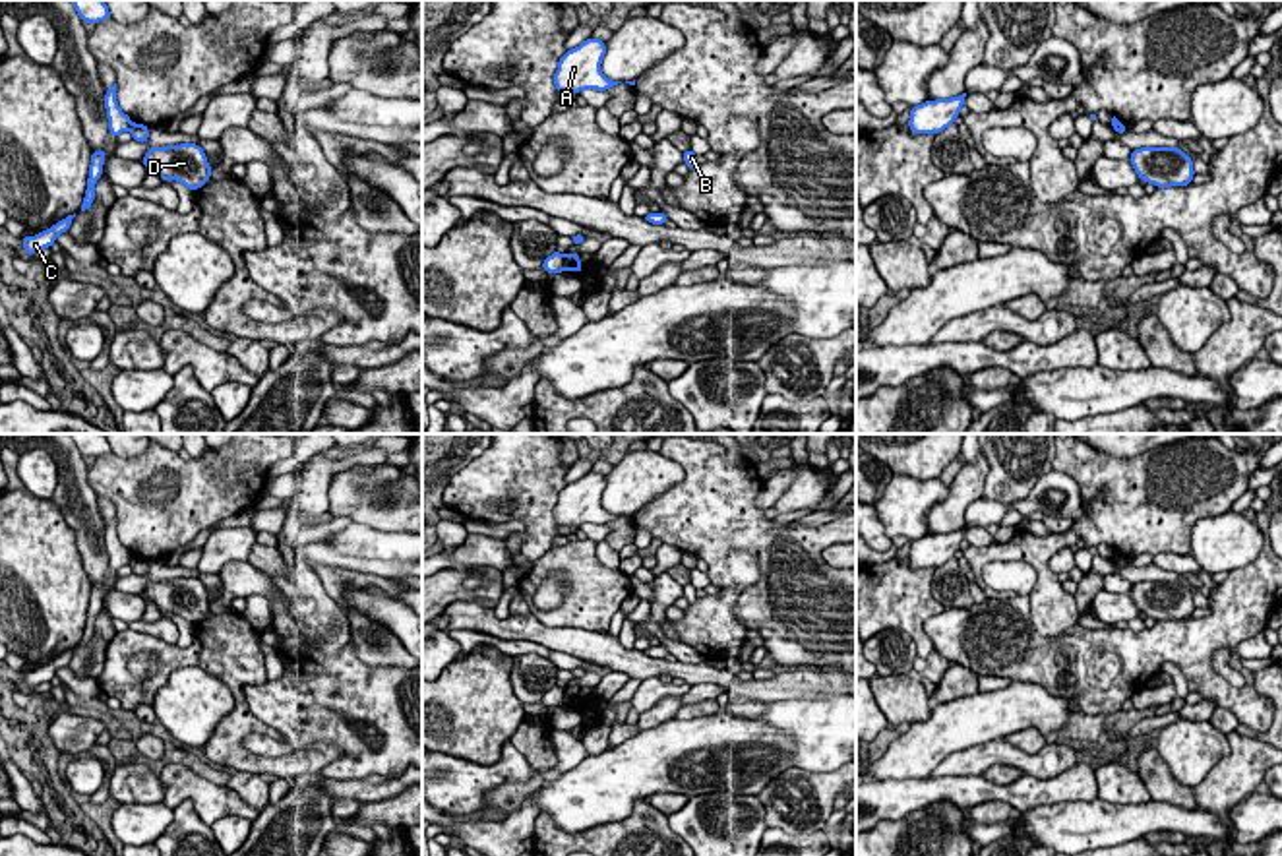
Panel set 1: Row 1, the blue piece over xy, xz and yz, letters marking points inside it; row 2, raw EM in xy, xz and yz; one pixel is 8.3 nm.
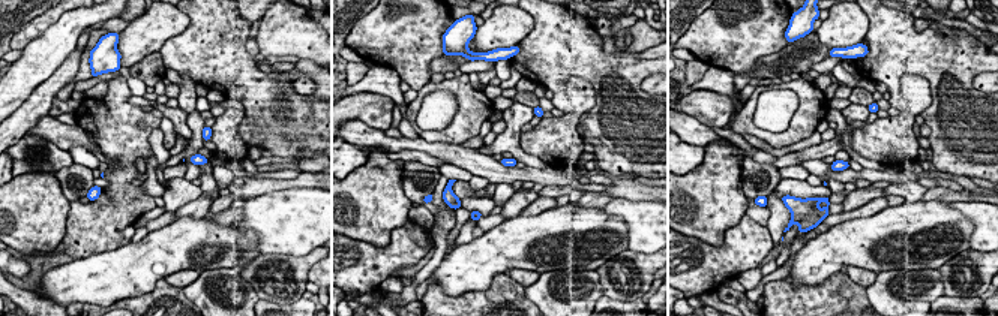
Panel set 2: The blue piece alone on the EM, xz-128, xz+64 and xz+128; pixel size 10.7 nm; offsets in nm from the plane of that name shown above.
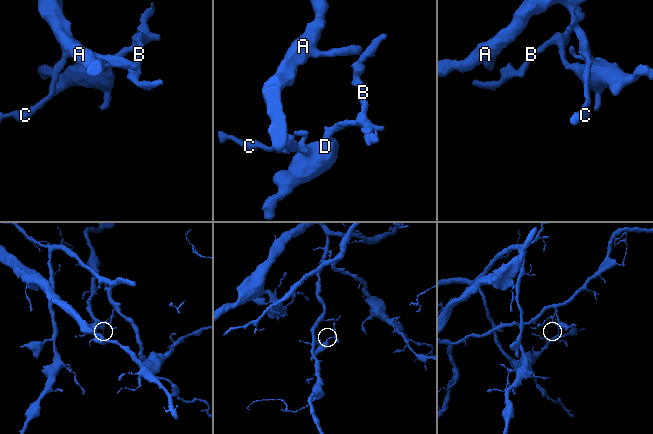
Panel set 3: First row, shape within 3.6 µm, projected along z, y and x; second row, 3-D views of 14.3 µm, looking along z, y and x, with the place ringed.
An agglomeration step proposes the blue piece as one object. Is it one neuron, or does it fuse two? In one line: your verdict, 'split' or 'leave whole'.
split

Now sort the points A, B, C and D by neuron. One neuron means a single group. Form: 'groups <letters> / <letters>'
groups A C / B D

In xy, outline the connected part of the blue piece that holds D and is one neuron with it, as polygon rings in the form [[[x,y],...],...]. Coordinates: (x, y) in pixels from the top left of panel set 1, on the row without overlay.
[[[180,577],[147,583],[141,596],[157,604],[161,614],[176,614],[190,624],[205,620],[211,600],[198,577]]]

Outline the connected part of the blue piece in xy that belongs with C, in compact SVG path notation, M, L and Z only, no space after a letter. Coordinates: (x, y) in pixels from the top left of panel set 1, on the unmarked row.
M76 647L74 649L68 649L66 653L58 655L50 662L43 664L43 666L31 670L31 672L27 672L23 668L21 670L21 676L23 676L25 688L29 691L33 691L35 686L45 684L45 682L50 682L56 676L56 670L58 668L68 666L74 651L76 651Z

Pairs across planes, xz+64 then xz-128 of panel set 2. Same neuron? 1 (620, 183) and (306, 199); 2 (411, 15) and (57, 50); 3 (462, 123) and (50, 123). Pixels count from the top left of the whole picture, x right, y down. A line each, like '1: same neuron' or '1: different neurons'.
1: different neurons
2: different neurons
3: different neurons

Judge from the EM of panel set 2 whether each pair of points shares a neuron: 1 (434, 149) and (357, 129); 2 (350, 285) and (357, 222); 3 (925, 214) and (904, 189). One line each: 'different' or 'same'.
1: same
2: different
3: different

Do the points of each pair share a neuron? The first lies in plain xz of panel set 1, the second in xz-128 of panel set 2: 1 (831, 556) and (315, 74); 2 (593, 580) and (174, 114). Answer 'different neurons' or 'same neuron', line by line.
1: different neurons
2: different neurons

